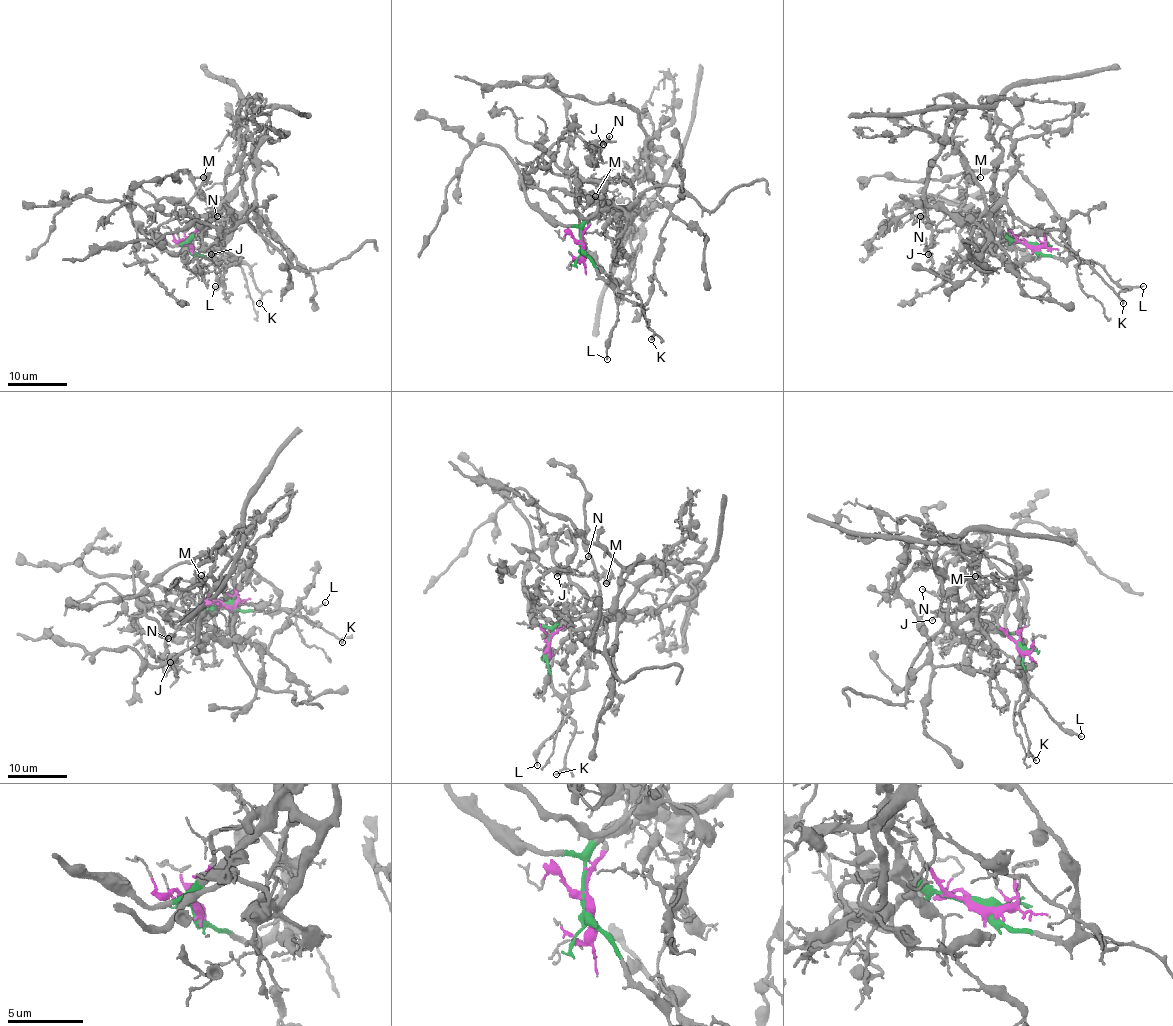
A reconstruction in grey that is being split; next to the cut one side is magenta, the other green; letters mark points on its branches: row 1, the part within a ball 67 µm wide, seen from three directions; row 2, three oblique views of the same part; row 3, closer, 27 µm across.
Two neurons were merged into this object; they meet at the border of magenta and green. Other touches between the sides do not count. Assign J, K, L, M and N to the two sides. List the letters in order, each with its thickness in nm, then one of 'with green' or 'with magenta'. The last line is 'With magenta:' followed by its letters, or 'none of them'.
J: 110 nm thick; with magenta
K: 190 nm thick; with green
L: 120 nm thick; with green
M: 130 nm thick; with magenta
N: 100 nm thick; with magenta
With magenta: J, M, N

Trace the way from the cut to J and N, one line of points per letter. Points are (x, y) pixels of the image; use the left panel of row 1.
J: (190, 245), (198, 217), (213, 214), (165, 214), (161, 199), (180, 199), (193, 211), (202, 248), (211, 254)
N: (190, 245), (198, 217), (213, 214), (165, 214), (158, 202), (180, 199), (202, 230), (217, 217)

